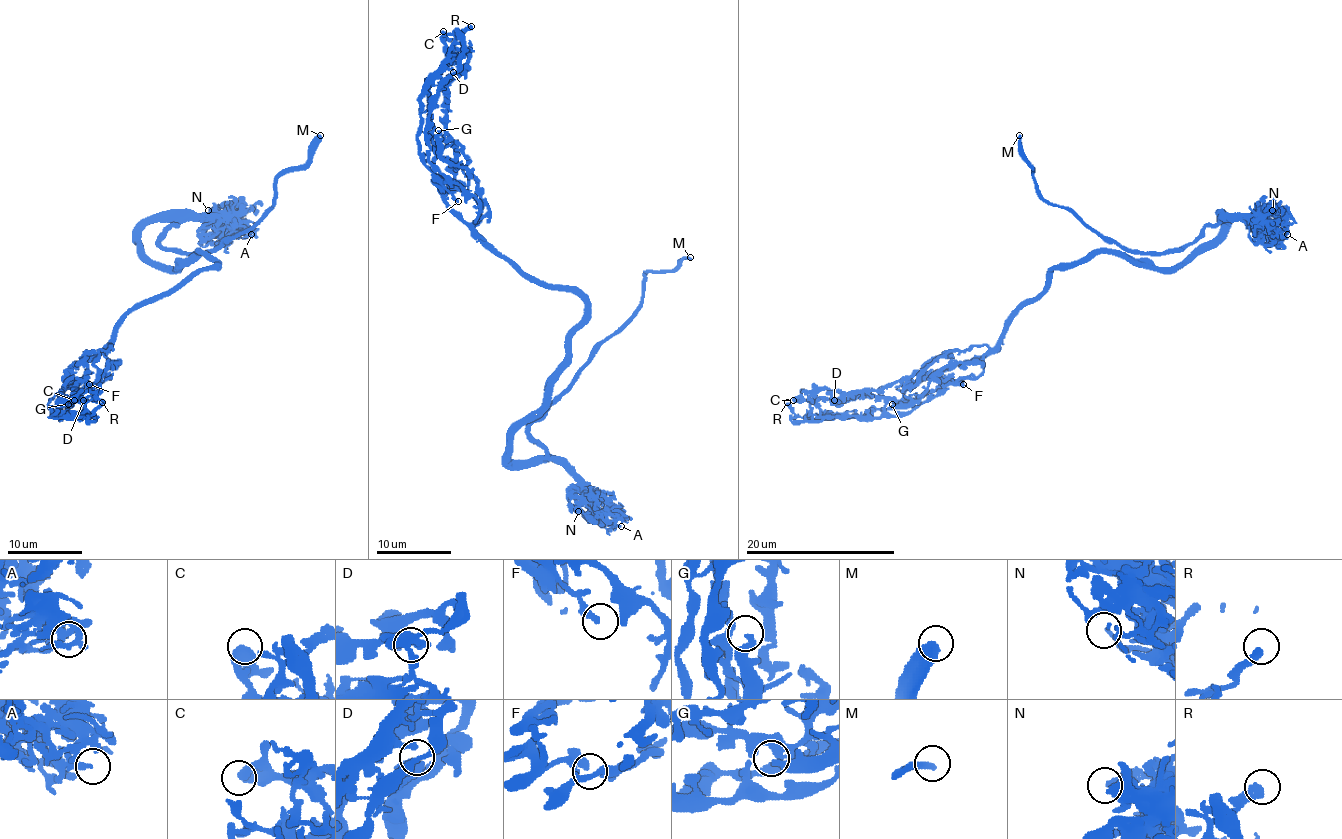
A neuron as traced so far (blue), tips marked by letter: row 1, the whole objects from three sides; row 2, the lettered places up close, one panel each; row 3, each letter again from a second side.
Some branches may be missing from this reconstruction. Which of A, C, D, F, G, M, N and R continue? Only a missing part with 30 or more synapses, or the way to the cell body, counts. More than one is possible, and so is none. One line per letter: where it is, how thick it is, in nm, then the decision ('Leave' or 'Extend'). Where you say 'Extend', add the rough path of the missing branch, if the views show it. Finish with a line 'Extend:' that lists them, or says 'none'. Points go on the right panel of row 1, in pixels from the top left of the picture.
A: Place: (1287, 234). Thickness 110 nm. Leave
C: Place: (793, 400). Thickness 400 nm. Leave
D: Place: (834, 400). Thickness 300 nm. Leave
F: Place: (963, 384). Thickness 320 nm. Leave
G: Place: (892, 404). Thickness 260 nm. Leave
M: Place: (1019, 135). Thickness 380 nm. Extend
N: Place: (1272, 210). Thickness 170 nm. Leave
R: Place: (787, 402). Thickness 240 nm. Leave
Extend: M

